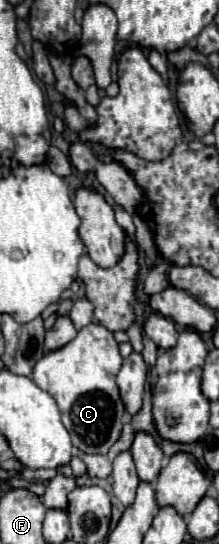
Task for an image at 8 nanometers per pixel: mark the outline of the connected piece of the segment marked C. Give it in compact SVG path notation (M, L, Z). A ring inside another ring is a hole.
M88 324L66 346L44 354L32 368L32 380L50 392L60 408L62 424L72 436L72 446L84 454L106 454L120 438L124 402L118 394L116 374L122 366L118 342L100 324Z

